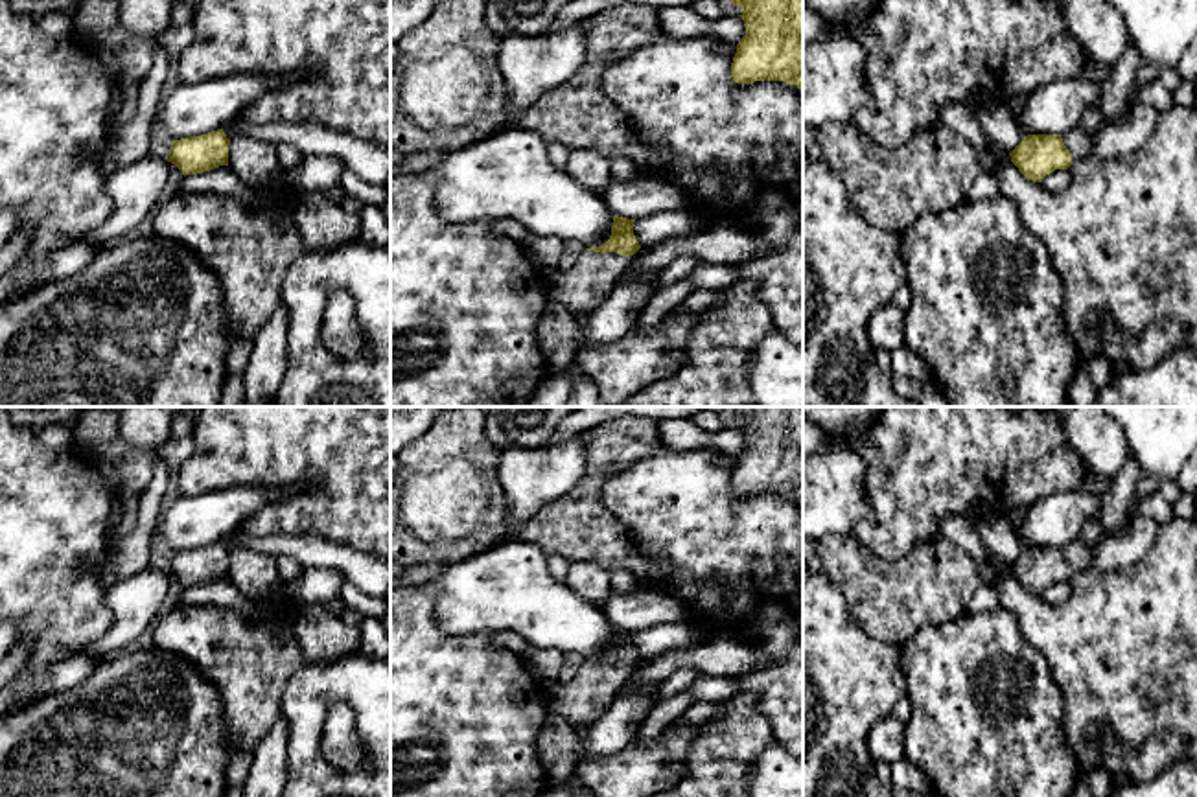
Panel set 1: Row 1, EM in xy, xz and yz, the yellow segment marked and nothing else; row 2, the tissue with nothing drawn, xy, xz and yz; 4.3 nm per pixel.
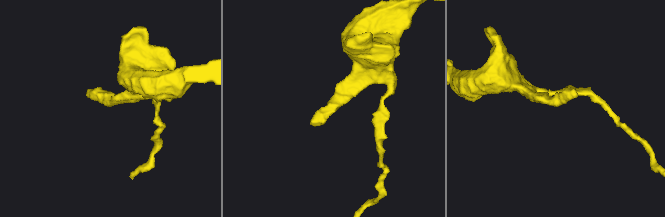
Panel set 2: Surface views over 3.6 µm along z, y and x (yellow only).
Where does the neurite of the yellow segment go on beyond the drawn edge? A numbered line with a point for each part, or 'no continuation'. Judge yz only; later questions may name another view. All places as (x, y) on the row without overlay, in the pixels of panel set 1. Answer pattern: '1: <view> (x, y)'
1: yz (1078, 554)

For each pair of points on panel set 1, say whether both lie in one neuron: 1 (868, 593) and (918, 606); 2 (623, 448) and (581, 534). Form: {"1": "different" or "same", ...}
{"1": "same", "2": "same"}

